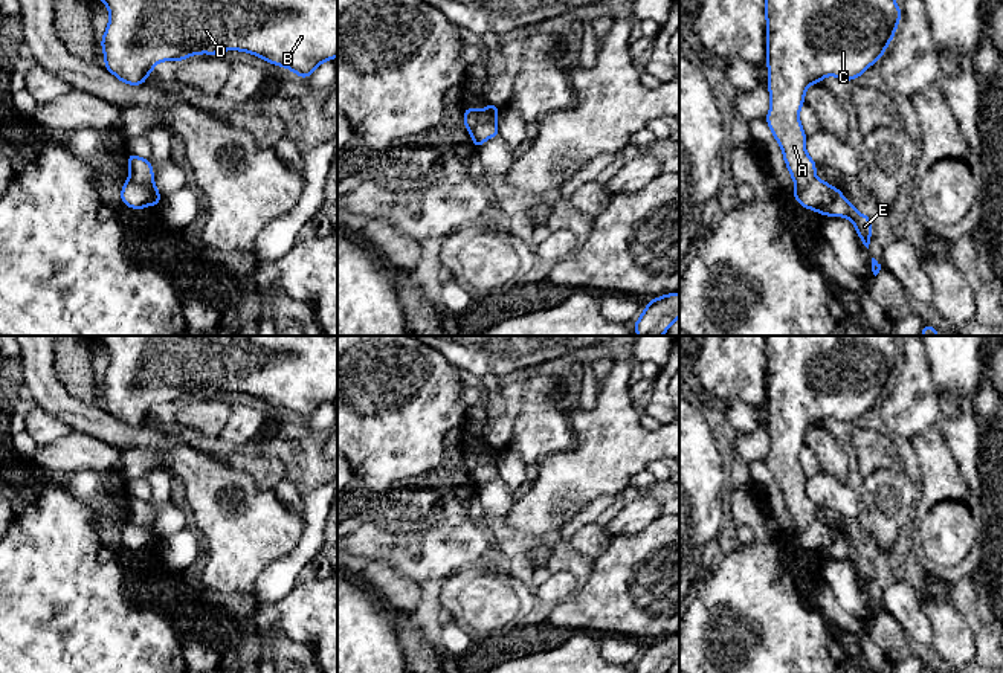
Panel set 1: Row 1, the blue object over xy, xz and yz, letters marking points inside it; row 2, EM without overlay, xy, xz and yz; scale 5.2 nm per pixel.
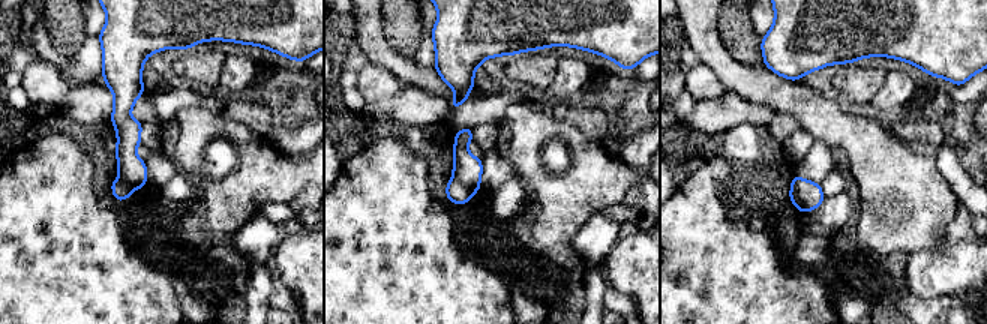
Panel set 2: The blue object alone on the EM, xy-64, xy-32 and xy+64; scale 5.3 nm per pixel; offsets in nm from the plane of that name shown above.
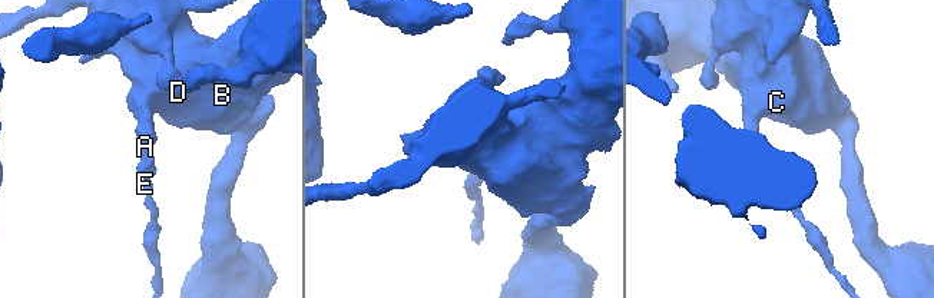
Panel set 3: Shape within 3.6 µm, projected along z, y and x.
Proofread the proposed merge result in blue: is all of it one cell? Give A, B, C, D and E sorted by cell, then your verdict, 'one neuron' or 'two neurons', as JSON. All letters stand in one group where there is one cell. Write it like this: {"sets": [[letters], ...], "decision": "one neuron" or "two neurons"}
{"sets": [["A", "B", "C", "D"], ["E"]], "decision": "two neurons"}

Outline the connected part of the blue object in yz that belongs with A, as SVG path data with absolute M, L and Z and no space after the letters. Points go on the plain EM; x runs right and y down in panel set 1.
M766 336L766 404L771 450L766 464L779 484L785 505L795 528L806 528L815 520L815 504L805 491L806 476L798 462L805 433L824 418L853 423L890 386L901 351L893 336Z

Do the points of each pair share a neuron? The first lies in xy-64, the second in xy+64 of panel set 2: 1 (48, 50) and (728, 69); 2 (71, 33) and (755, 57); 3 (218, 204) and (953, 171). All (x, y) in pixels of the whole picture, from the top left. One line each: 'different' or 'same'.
1: same
2: same
3: different

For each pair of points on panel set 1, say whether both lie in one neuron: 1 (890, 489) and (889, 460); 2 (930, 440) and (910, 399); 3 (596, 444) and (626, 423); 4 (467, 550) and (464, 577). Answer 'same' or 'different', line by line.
1: different
2: different
3: same
4: different

